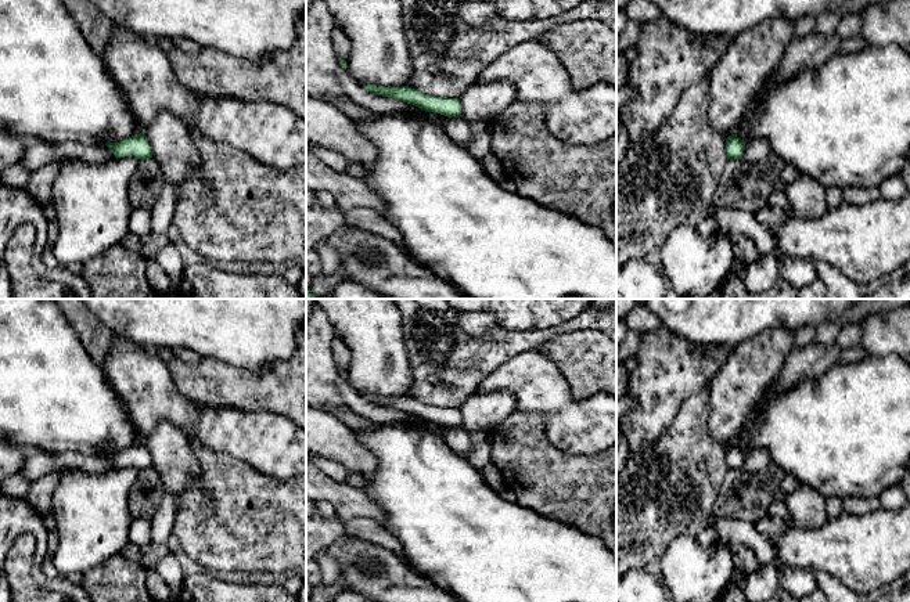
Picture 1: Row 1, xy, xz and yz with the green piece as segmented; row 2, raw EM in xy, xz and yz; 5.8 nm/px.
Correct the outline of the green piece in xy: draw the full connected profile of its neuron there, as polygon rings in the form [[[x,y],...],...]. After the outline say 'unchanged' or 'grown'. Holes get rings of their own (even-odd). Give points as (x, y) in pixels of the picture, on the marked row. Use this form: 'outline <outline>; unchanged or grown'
outline [[[141,131],[119,143],[105,144],[115,158],[136,156],[140,161],[152,158],[152,148]]]; unchanged

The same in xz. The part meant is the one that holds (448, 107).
outline [[[363,84],[363,87],[382,97],[391,97],[407,104],[413,104],[425,112],[440,113],[447,118],[461,116],[461,102],[458,98],[440,98],[432,97],[417,91],[409,86],[402,87],[377,87],[371,84]]]; unchanged

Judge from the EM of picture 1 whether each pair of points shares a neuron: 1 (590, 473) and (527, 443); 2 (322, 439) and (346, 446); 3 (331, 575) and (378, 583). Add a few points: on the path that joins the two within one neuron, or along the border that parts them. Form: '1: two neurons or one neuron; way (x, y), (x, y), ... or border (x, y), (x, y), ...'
1: one neuron; way (575, 473), (557, 473), (542, 458)
2: one neuron; way (327, 439), (341, 444)
3: two neurons; border (326, 550), (337, 563), (340, 576)

